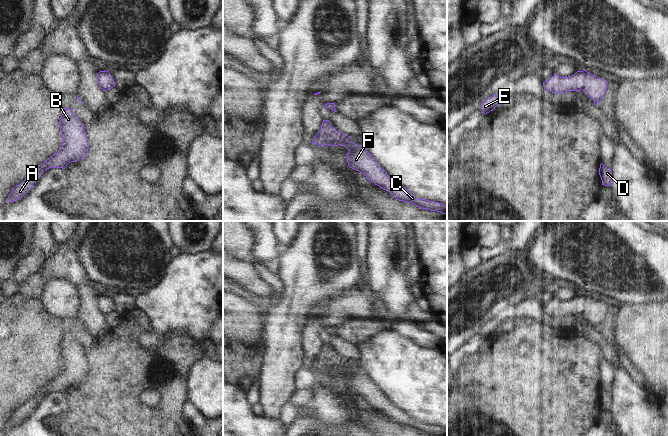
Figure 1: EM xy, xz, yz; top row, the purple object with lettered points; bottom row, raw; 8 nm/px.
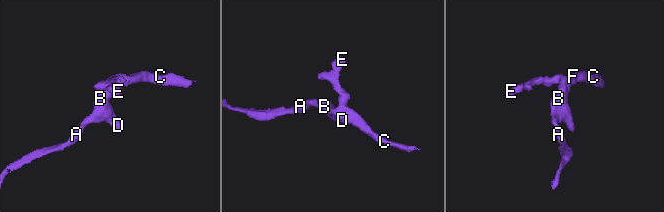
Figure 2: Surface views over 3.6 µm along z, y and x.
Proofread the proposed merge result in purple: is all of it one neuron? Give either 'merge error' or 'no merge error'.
no merge error

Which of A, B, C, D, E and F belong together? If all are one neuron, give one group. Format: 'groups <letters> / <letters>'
groups A B C D E F

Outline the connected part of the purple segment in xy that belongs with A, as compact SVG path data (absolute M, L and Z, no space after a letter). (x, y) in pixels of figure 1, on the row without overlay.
M64 332L59 350L63 362L61 373L40 388L20 409L16 409L9 418L7 425L13 426L24 420L45 394L49 392L65 393L71 386L76 386L86 380L89 367L84 355L84 348L75 337Z

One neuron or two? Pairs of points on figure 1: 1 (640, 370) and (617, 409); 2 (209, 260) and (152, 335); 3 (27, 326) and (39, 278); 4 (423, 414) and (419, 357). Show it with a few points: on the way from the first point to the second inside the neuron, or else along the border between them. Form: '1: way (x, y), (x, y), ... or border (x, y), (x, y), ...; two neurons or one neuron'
1: border (625, 368), (648, 393), (653, 394); two neurons
2: way (203, 279), (166, 316); one neuron
3: border (16, 294), (25, 298), (39, 299); two neurons
4: way (423, 400), (423, 383), (419, 379), (419, 371); one neuron

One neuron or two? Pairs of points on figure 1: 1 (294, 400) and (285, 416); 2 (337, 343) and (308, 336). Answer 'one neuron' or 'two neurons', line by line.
1: one neuron
2: two neurons

